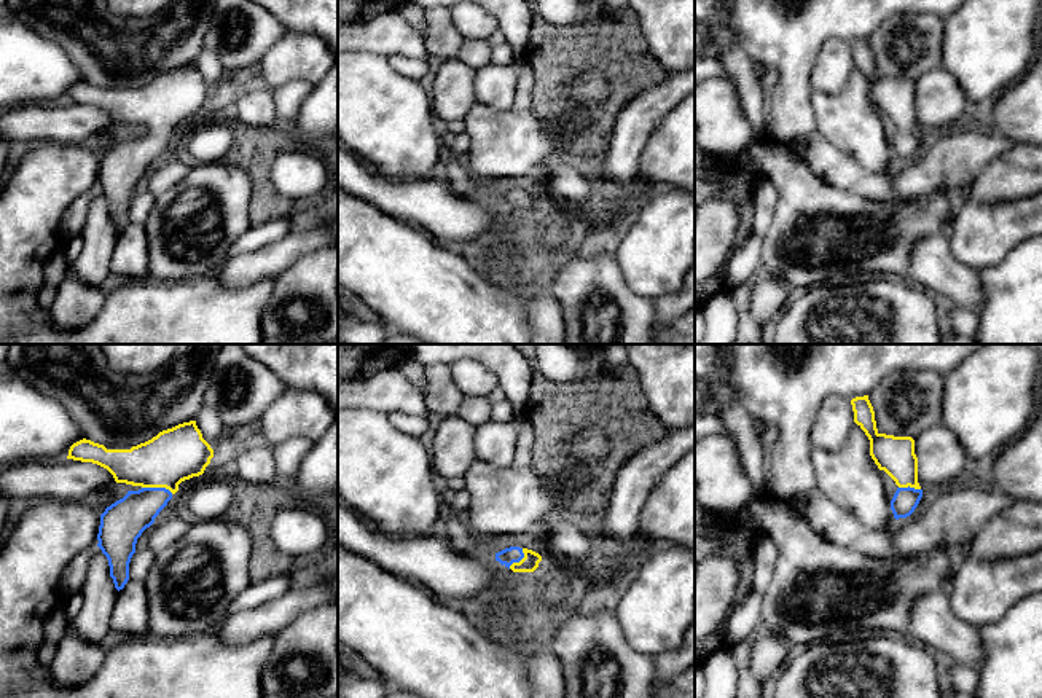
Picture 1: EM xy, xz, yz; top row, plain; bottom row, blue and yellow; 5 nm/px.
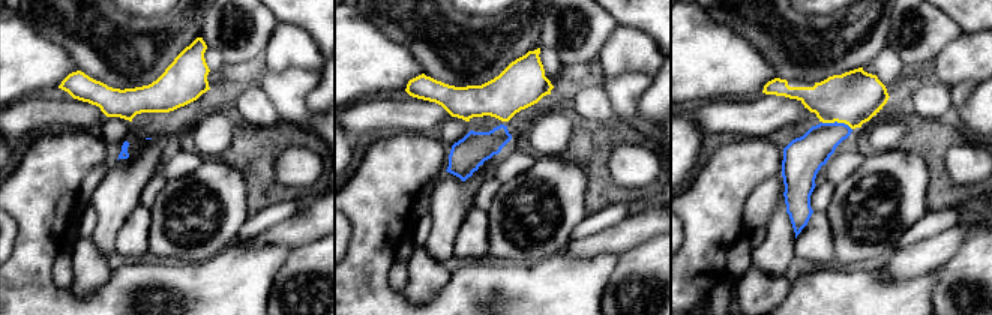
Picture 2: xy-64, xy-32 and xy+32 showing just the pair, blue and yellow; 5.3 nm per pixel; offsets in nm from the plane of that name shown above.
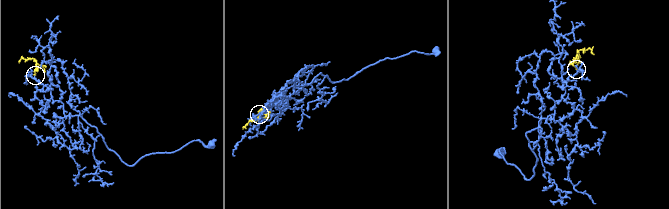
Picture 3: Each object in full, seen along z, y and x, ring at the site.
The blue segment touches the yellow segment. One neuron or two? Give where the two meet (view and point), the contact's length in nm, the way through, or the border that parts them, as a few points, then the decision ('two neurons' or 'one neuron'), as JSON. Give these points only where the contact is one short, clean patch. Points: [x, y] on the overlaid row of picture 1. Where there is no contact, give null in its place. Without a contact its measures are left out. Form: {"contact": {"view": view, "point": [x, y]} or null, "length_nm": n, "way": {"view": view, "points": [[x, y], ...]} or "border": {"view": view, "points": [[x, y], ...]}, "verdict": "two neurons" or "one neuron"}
{"contact": {"view": "xy", "point": [158, 488]}, "length_nm": 160, "way": {"view": "xy", "points": [[123, 521], [158, 488], [160, 470], [176, 454]]}, "verdict": "one neuron"}

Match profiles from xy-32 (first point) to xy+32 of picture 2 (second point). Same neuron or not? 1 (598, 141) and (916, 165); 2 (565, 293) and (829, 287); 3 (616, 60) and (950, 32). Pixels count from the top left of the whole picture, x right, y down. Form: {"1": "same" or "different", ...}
{"1": "different", "2": "same", "3": "different"}

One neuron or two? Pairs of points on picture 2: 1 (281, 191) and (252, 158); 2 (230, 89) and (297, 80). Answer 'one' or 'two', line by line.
1: one
2: one

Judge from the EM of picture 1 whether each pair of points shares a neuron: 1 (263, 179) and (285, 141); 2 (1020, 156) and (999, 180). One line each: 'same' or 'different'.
1: same
2: same

